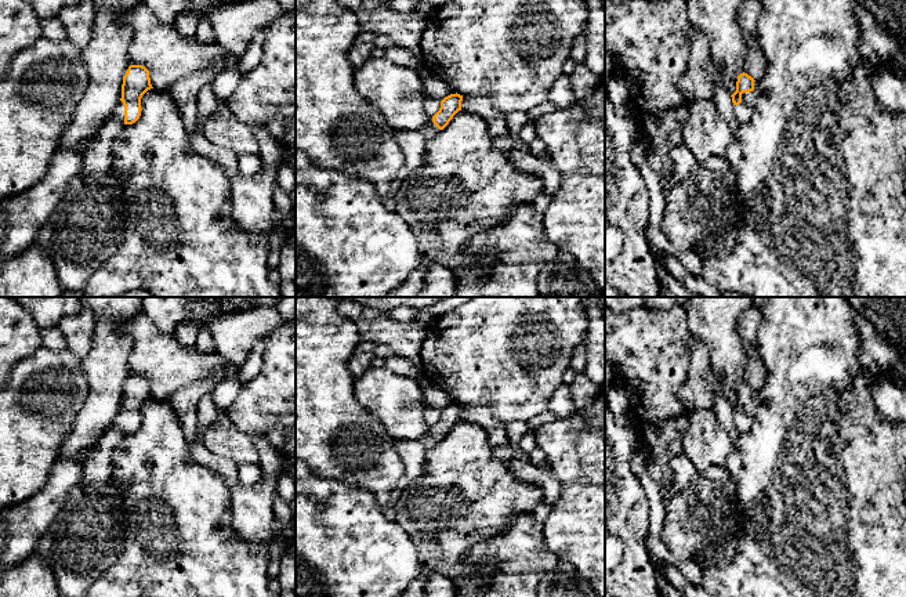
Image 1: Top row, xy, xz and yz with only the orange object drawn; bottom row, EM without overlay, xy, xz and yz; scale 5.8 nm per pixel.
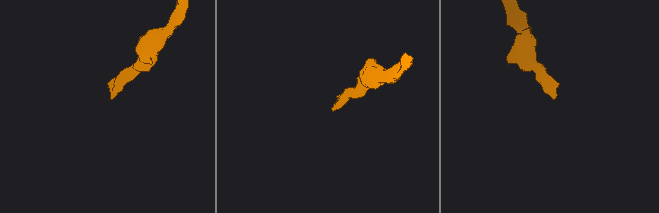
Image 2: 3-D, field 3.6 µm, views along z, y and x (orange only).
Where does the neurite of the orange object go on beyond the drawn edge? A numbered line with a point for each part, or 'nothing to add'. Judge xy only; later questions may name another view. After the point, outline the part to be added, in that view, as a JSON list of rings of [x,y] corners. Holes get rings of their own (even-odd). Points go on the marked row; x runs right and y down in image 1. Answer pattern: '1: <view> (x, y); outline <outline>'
1: xy (21, 216); outline [[[122,101],[117,102],[117,105],[113,108],[112,113],[102,122],[101,127],[97,130],[97,133],[91,137],[91,138],[87,138],[81,142],[79,142],[76,146],[73,148],[64,148],[61,145],[58,145],[58,148],[55,149],[54,152],[54,156],[50,162],[50,166],[44,174],[44,177],[37,182],[35,184],[32,188],[29,188],[28,191],[25,192],[19,192],[17,195],[12,195],[10,198],[6,198],[6,199],[0,199],[0,268],[4,263],[7,263],[8,260],[11,258],[15,258],[18,254],[21,254],[25,249],[30,247],[35,240],[36,240],[36,236],[37,236],[37,232],[39,229],[47,222],[47,220],[50,218],[50,216],[52,214],[54,209],[57,207],[57,205],[59,203],[59,200],[65,196],[70,182],[73,181],[75,177],[77,177],[79,174],[81,174],[84,171],[84,167],[83,167],[83,162],[84,162],[84,153],[87,152],[87,149],[90,148],[91,142],[97,138],[97,134],[101,131],[102,126],[109,120],[109,119],[119,119],[122,122],[124,122],[124,105]]]

